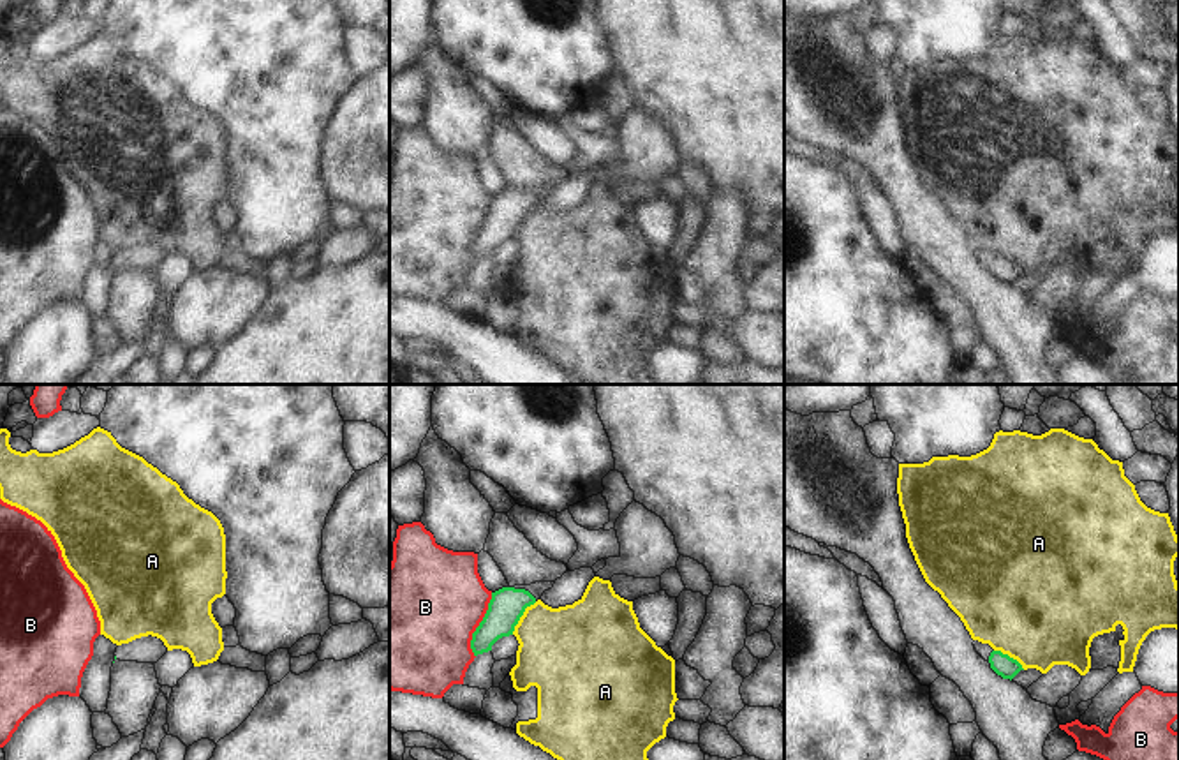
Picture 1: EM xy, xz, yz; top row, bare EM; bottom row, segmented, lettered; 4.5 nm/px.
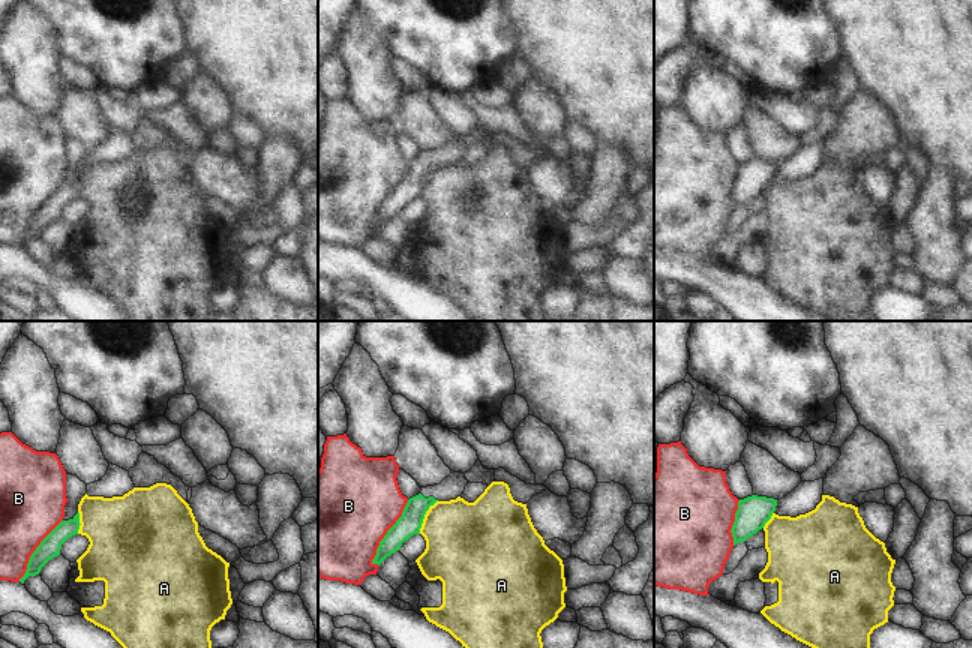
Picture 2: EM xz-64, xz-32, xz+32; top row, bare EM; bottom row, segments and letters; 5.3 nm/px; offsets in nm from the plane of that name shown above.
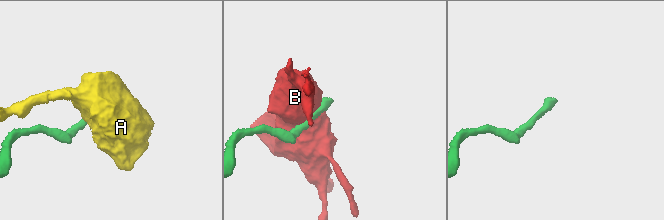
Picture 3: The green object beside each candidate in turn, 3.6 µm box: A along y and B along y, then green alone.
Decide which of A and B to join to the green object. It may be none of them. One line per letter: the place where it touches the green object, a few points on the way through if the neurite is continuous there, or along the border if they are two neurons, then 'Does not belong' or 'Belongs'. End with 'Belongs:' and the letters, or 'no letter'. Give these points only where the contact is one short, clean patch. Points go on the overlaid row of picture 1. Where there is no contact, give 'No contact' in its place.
A: Touches green at xz (522, 614). Boundary: xz (536, 602), (526, 609), (511, 633). Does not belong
B: Touches green at xz (480, 625). Does not belong
Belongs: no letter.

